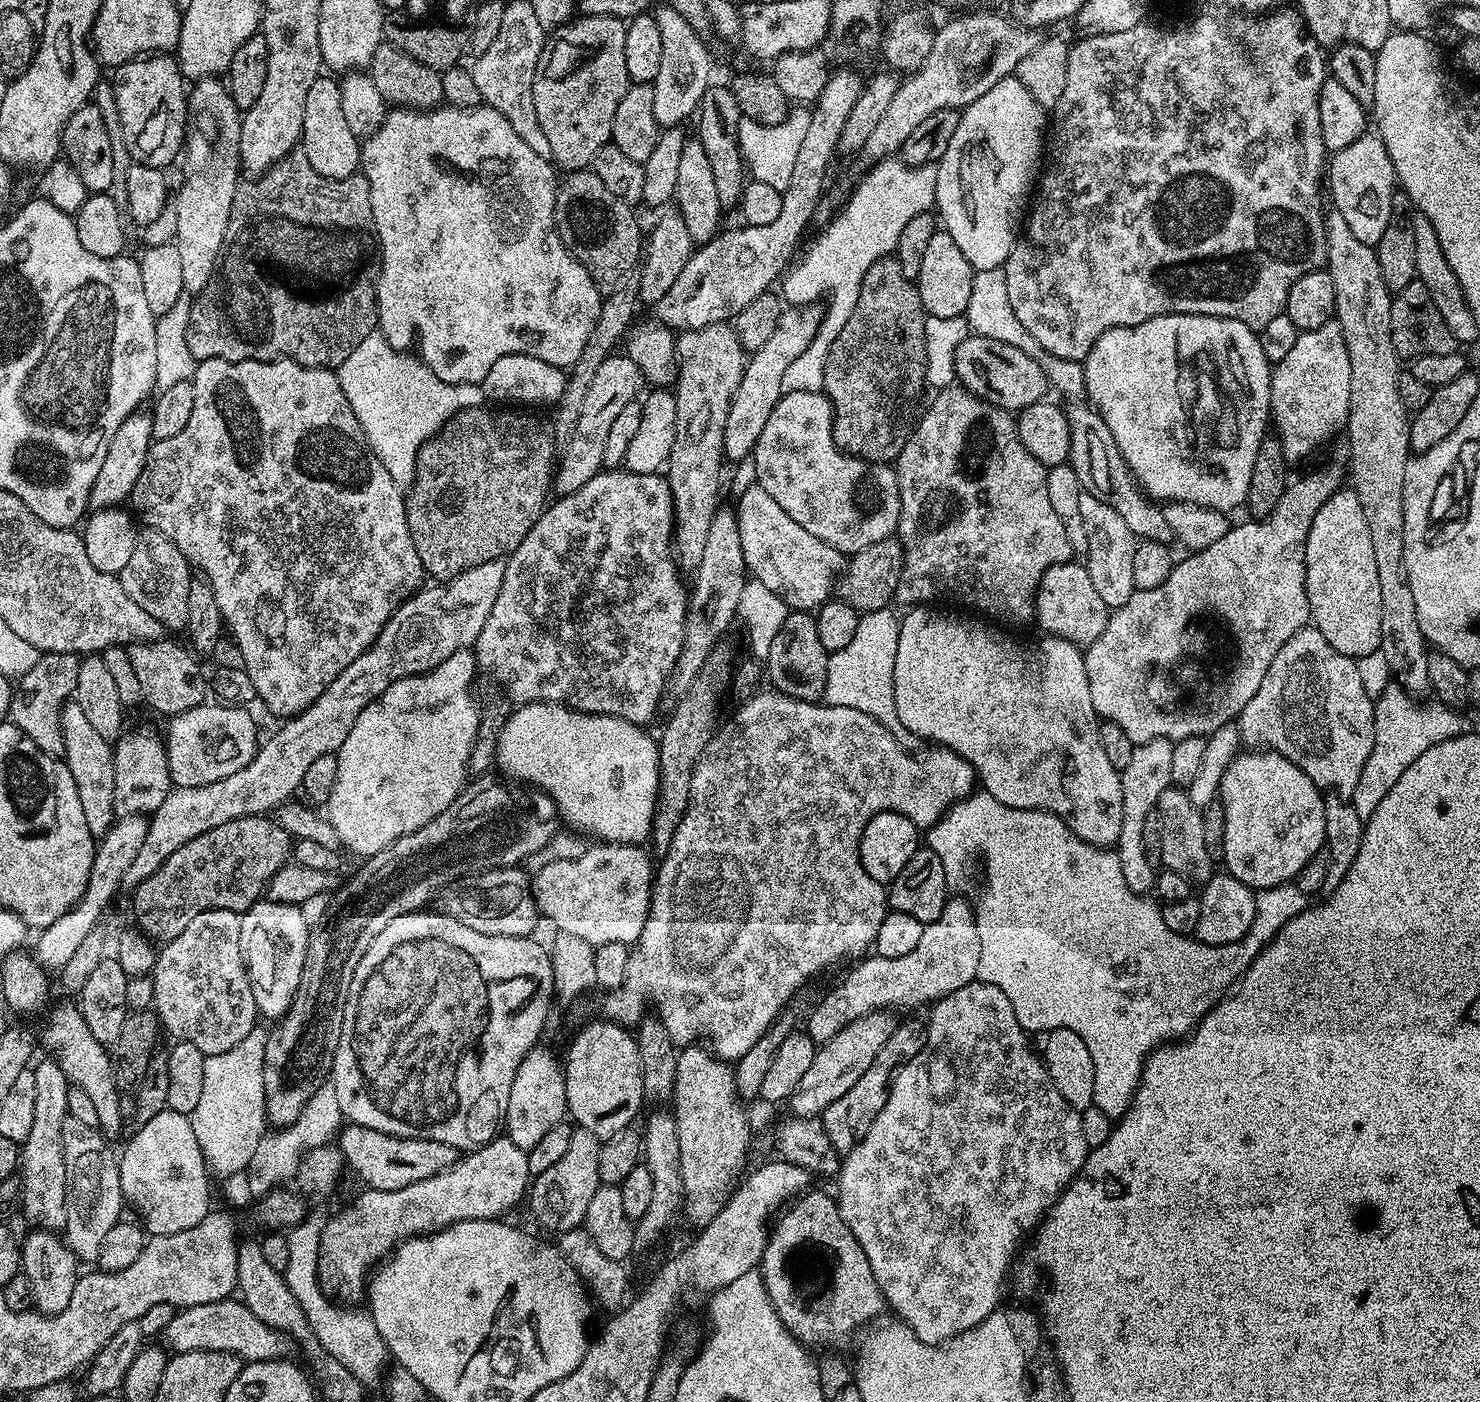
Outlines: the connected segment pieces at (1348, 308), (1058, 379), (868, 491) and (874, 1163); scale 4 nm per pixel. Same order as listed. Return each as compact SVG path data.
M1332 210L1325 215L1326 248L1328 263L1326 270L1334 278L1336 295L1335 321L1340 326L1340 333L1346 342L1346 354L1350 354L1350 406L1348 407L1348 464L1350 487L1358 494L1362 502L1362 514L1370 530L1374 549L1374 559L1378 569L1378 587L1382 593L1382 642L1379 655L1388 669L1391 679L1404 687L1410 694L1425 692L1429 689L1428 653L1429 645L1418 626L1416 599L1410 590L1408 571L1403 565L1402 550L1402 480L1405 477L1406 464L1410 457L1410 413L1398 394L1398 378L1402 371L1402 361L1394 350L1390 334L1390 306L1393 293L1388 291L1382 278L1382 266L1378 266L1376 249L1373 245L1362 242L1350 231L1350 226L1342 214Z
M1003 268L982 270L973 275L966 319L969 329L975 335L994 338L998 342L1010 342L1010 346L1019 348L1026 356L1036 361L1045 374L1049 385L1070 398L1069 401L1080 402L1085 399L1087 392L1083 365L1079 361L1055 357L1043 350L1042 346L1038 345L1038 342L1026 332L1022 322L1019 322L1018 318L1014 316L1014 310L1010 306L1010 298L1006 294L1006 278Z
M823 391L785 392L781 396L778 406L774 406L774 410L770 410L770 418L766 418L766 426L762 429L762 434L758 434L758 442L752 451L750 464L756 467L755 483L760 484L762 490L766 490L766 494L770 494L770 498L774 498L774 502L778 502L778 506L782 506L782 510L786 510L786 514L790 514L790 518L794 518L794 522L798 522L798 526L810 530L810 534L814 534L814 538L822 538L822 542L834 546L839 552L845 554L861 552L866 550L866 546L874 546L874 542L887 540L895 533L900 513L900 495L898 494L898 478L895 467L887 464L872 464L869 460L860 460L857 456L850 456L838 447L832 433L832 403L828 401Z
M977 978L960 990L943 996L931 1005L929 1012L932 1013L926 1019L928 1040L924 1048L914 1059L907 1060L896 1070L888 1086L886 1102L882 1110L878 1110L878 1118L874 1118L870 1130L866 1130L863 1138L841 1159L838 1173L840 1185L834 1191L834 1199L840 1205L846 1226L850 1226L850 1234L858 1238L858 1246L862 1246L866 1254L870 1270L874 1270L874 1282L878 1282L887 1307L893 1308L896 1311L893 1313L908 1324L922 1342L940 1346L978 1326L990 1313L997 1311L999 1304L996 1303L1004 1292L1004 1279L1008 1276L1008 1267L1012 1264L1012 1255L1020 1239L1024 1235L1027 1237L1039 1225L1069 1182L1081 1175L1090 1143L1084 1133L1084 1124L1080 1121L1081 1113L1068 1105L1055 1089L1037 1049L1028 1045L1029 1033L1018 1022L1014 1006L1010 1006L1010 998L1006 998L998 986L984 984Z

